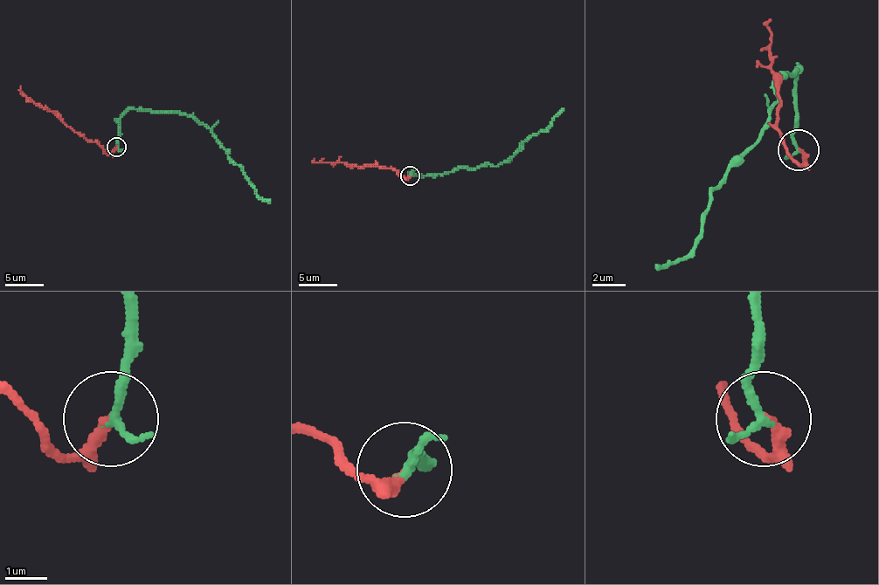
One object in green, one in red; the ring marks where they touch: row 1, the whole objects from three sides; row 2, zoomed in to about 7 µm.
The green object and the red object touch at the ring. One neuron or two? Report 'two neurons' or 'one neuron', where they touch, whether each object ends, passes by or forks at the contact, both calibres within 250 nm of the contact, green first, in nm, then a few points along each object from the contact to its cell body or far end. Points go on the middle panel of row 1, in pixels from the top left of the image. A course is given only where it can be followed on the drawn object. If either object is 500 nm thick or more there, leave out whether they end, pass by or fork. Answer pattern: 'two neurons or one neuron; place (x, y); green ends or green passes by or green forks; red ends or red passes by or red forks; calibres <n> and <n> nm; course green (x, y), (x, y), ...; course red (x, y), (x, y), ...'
one neuron; place (410, 175); green passes by; red ends; calibres 180 and 280 nm; course green (410, 175), (498, 166), (533, 135), (548, 127), (564, 108); course red (410, 175), (400, 175), (389, 168), (349, 166), (344, 162), (314, 162)

